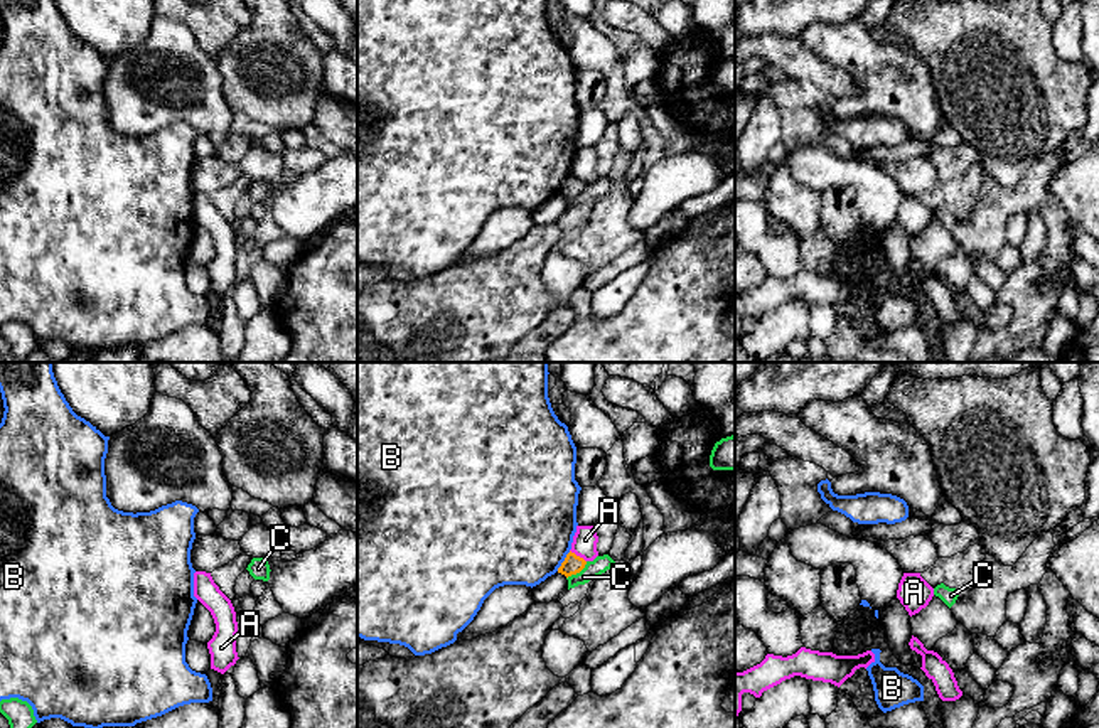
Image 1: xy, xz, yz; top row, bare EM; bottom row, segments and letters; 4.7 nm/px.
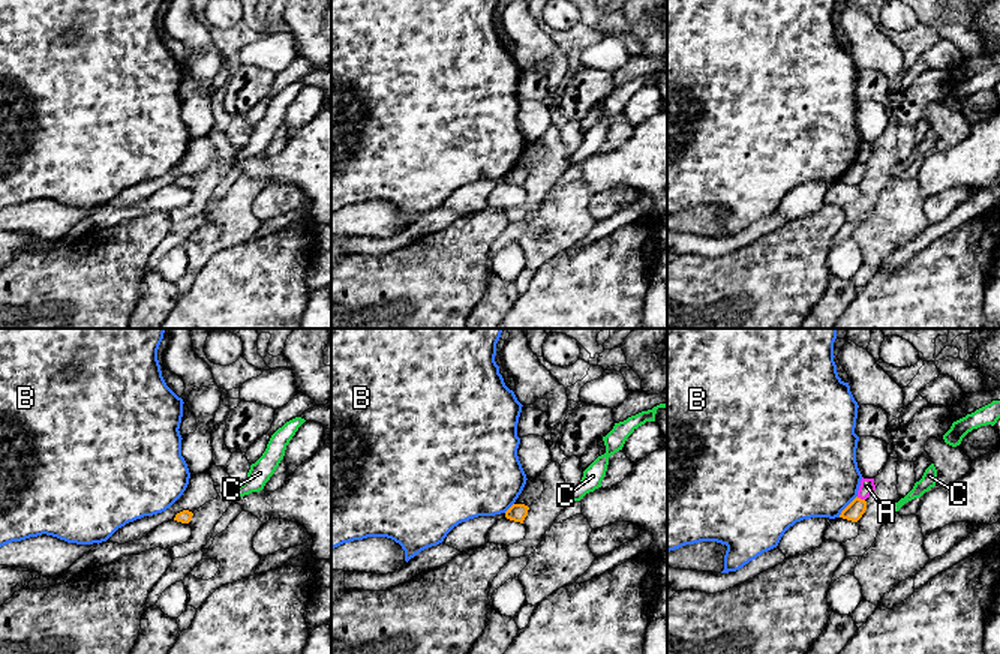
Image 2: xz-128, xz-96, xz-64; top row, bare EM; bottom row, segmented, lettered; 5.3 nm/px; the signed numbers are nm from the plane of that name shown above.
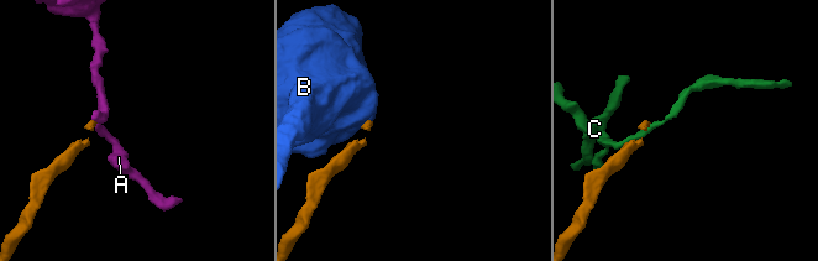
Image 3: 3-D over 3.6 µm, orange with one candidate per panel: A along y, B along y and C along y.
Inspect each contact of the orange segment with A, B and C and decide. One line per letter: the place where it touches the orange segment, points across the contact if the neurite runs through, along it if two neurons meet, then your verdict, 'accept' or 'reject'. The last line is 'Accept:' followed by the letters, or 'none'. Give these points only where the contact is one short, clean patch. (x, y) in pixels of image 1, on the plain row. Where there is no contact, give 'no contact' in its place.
A: meets orange in xz at (578, 179); border along xz (570, 172), (585, 184); reject
B: meets orange in xz at (563, 184); border along xz (570, 174), (557, 192); reject
C: meets orange in xz at (577, 194); border along xz (587, 184), (567, 201); reject
Accept: none

